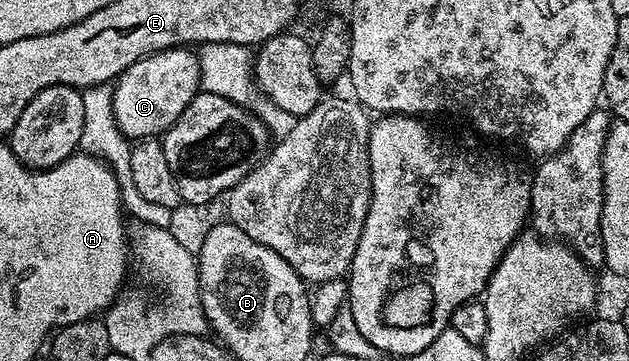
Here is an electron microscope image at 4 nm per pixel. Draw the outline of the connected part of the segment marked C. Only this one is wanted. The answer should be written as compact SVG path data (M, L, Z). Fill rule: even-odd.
M187 46L166 48L163 52L155 52L151 56L133 62L133 66L129 66L123 71L113 84L112 104L117 126L131 142L162 137L163 133L173 126L173 122L177 122L177 118L181 118L185 106L189 106L189 102L193 102L193 98L201 91L200 78L199 57Z

